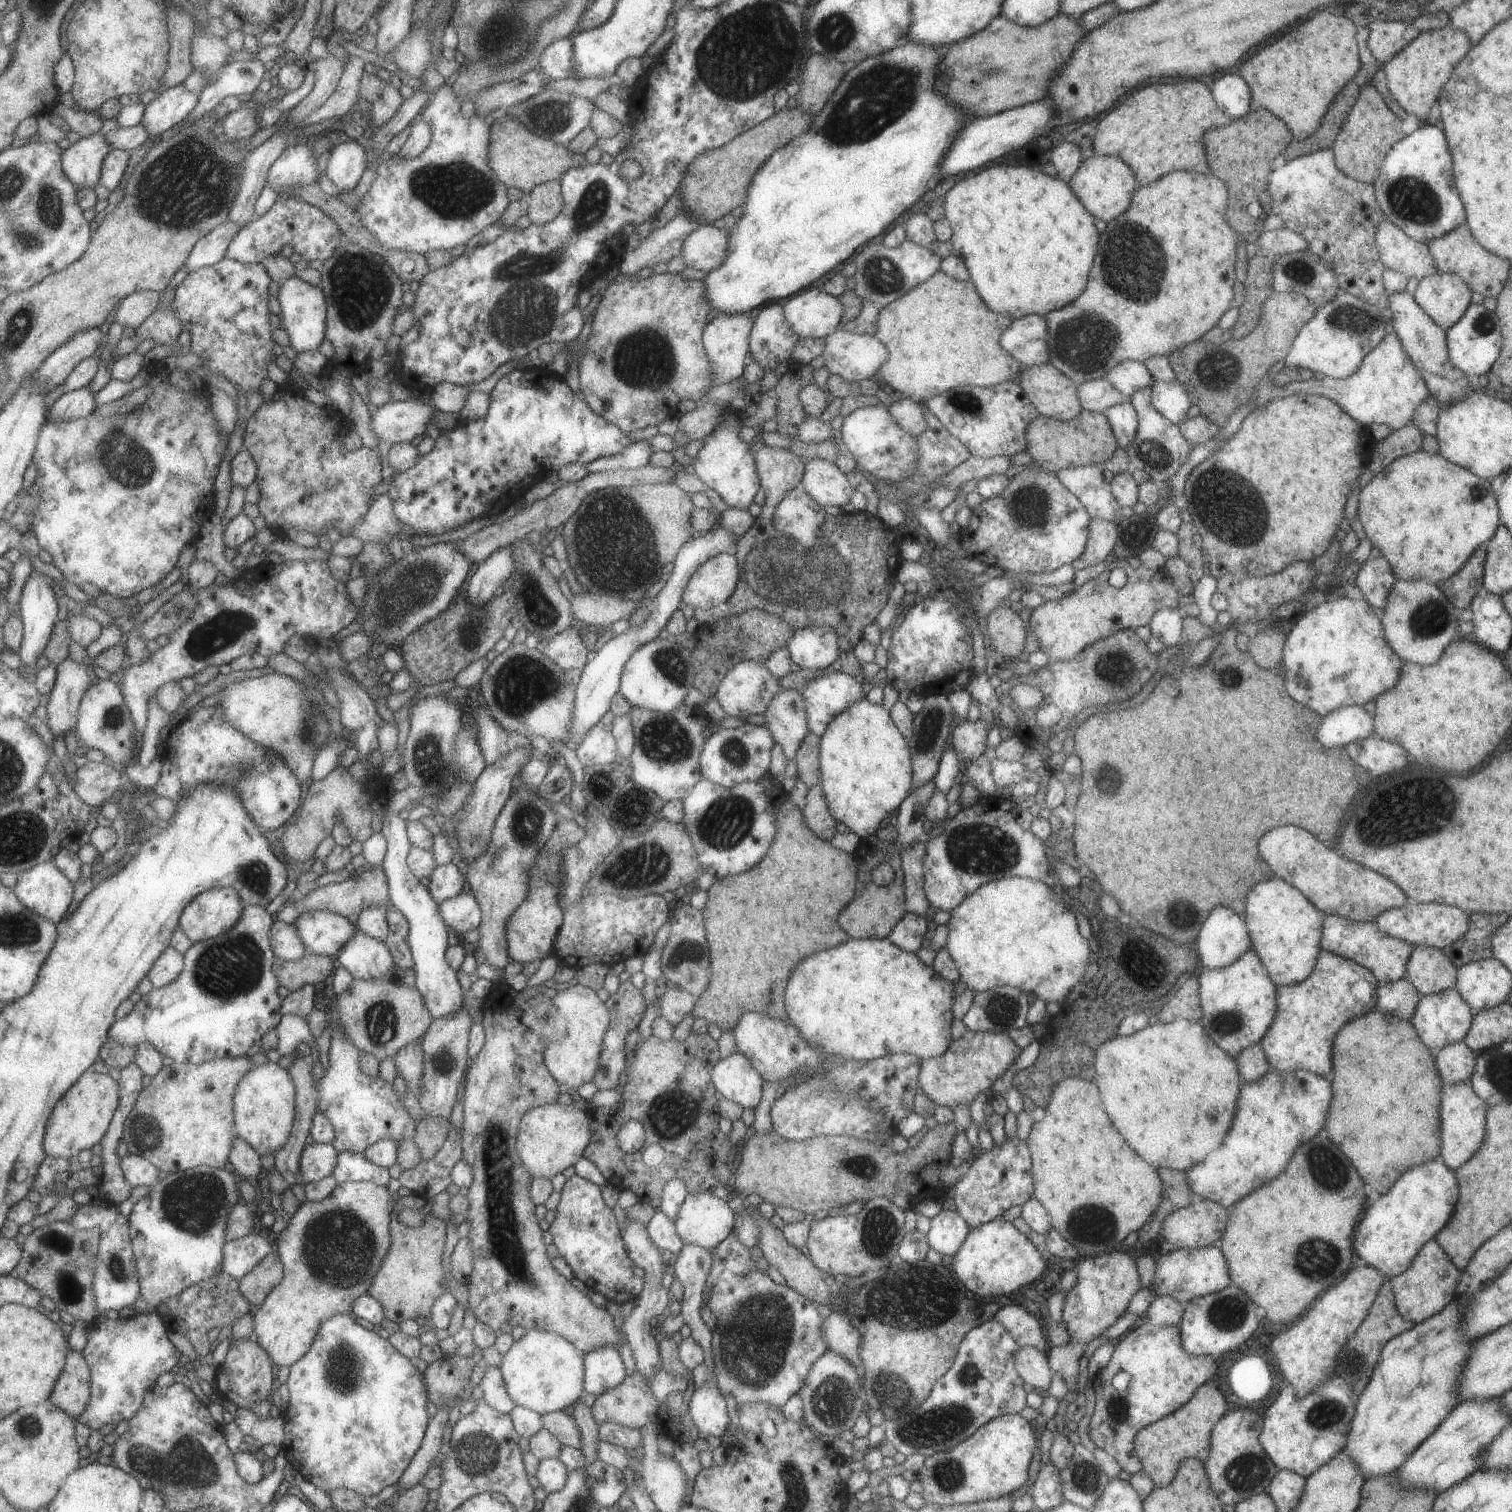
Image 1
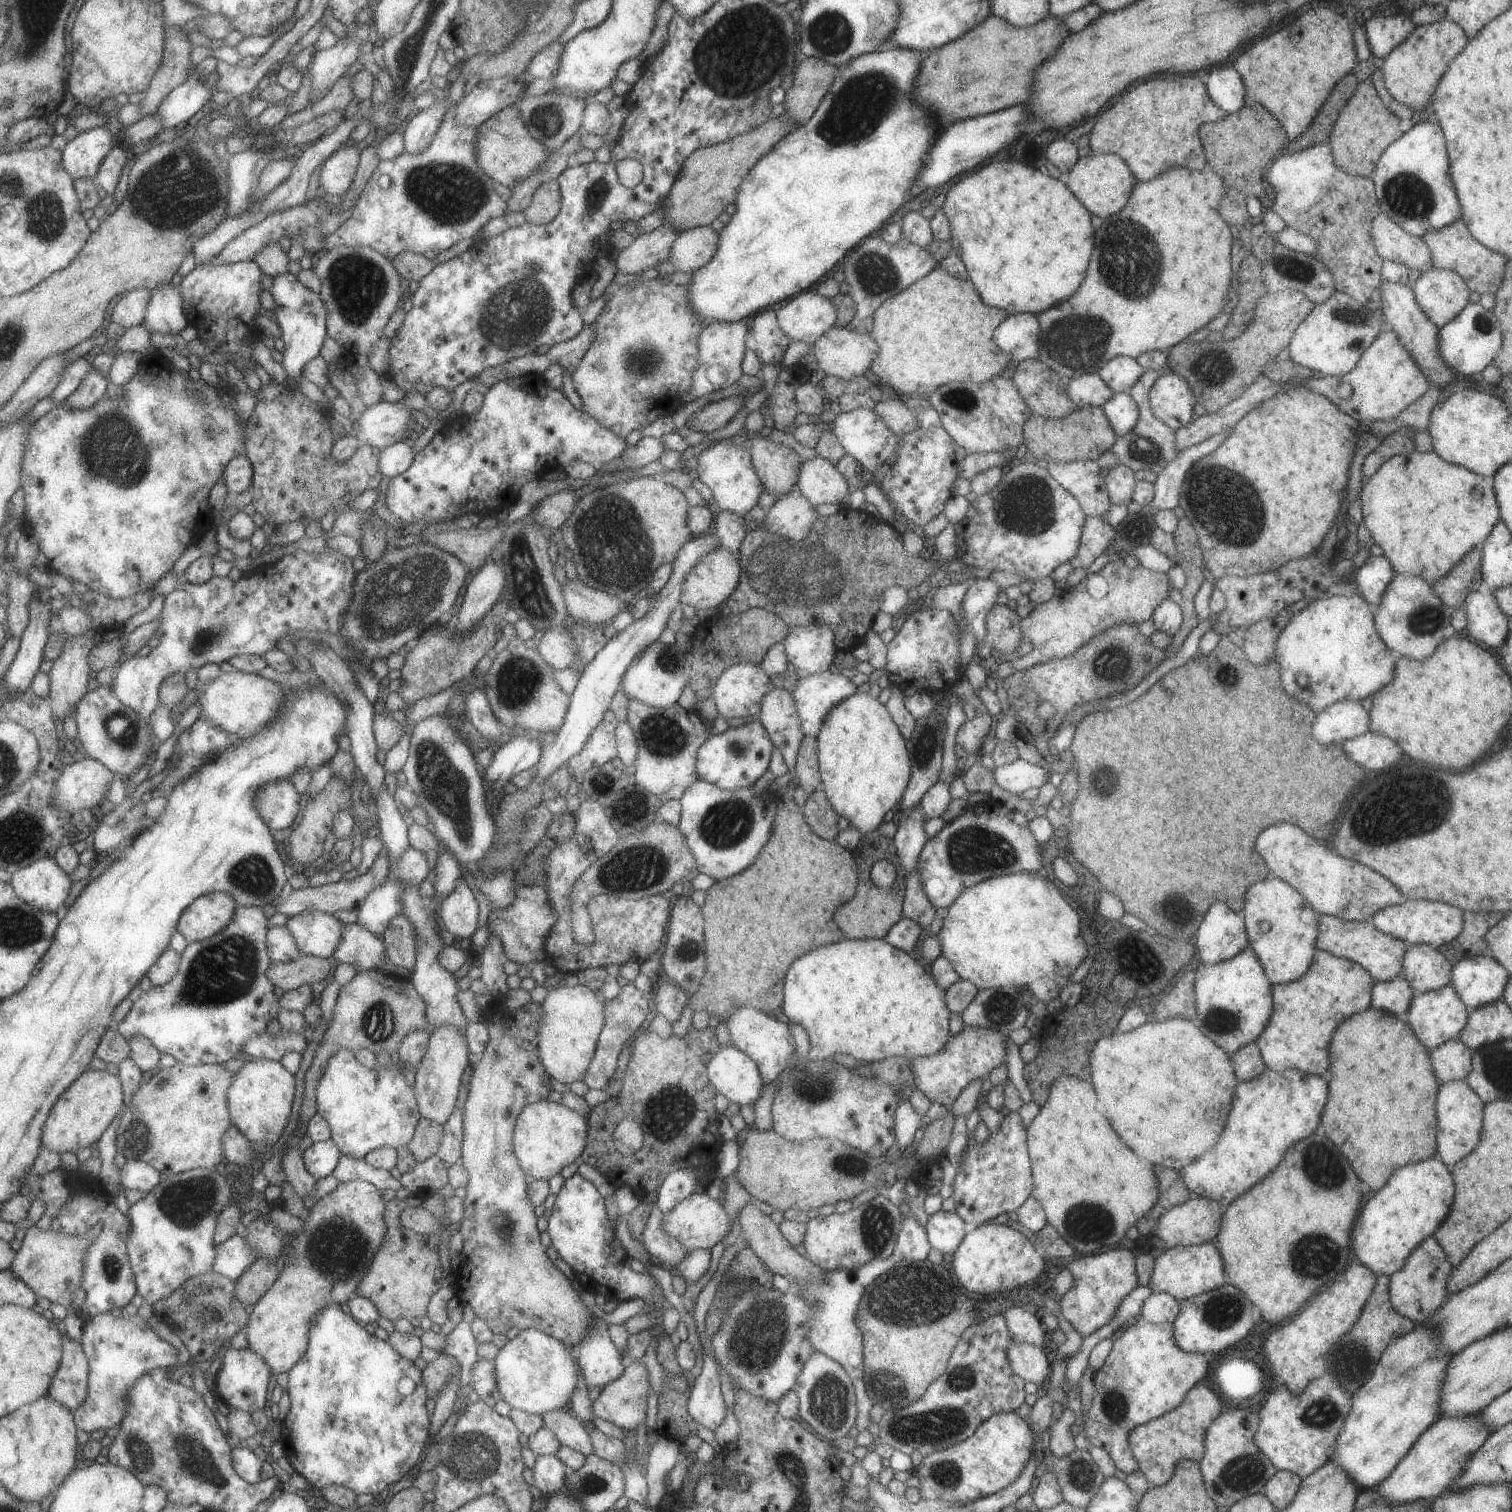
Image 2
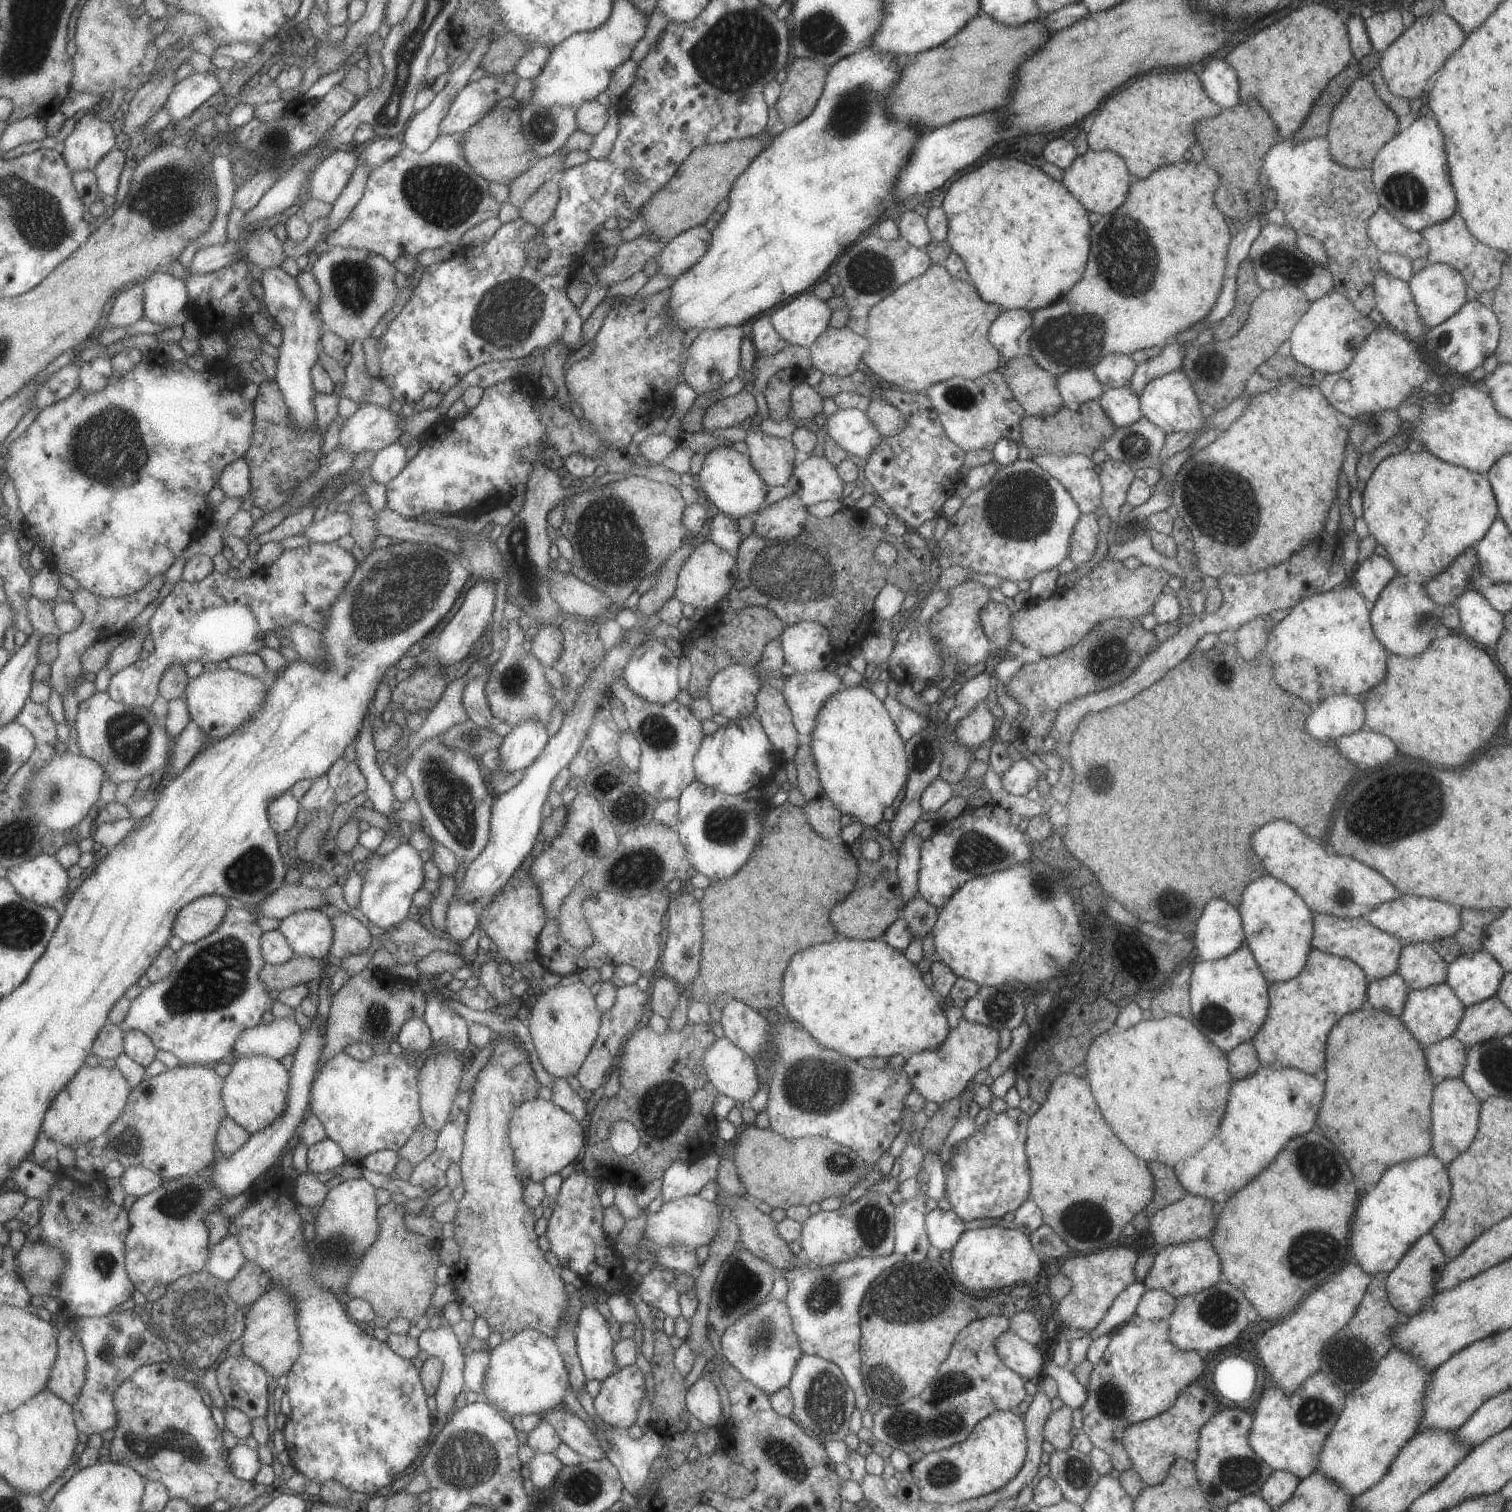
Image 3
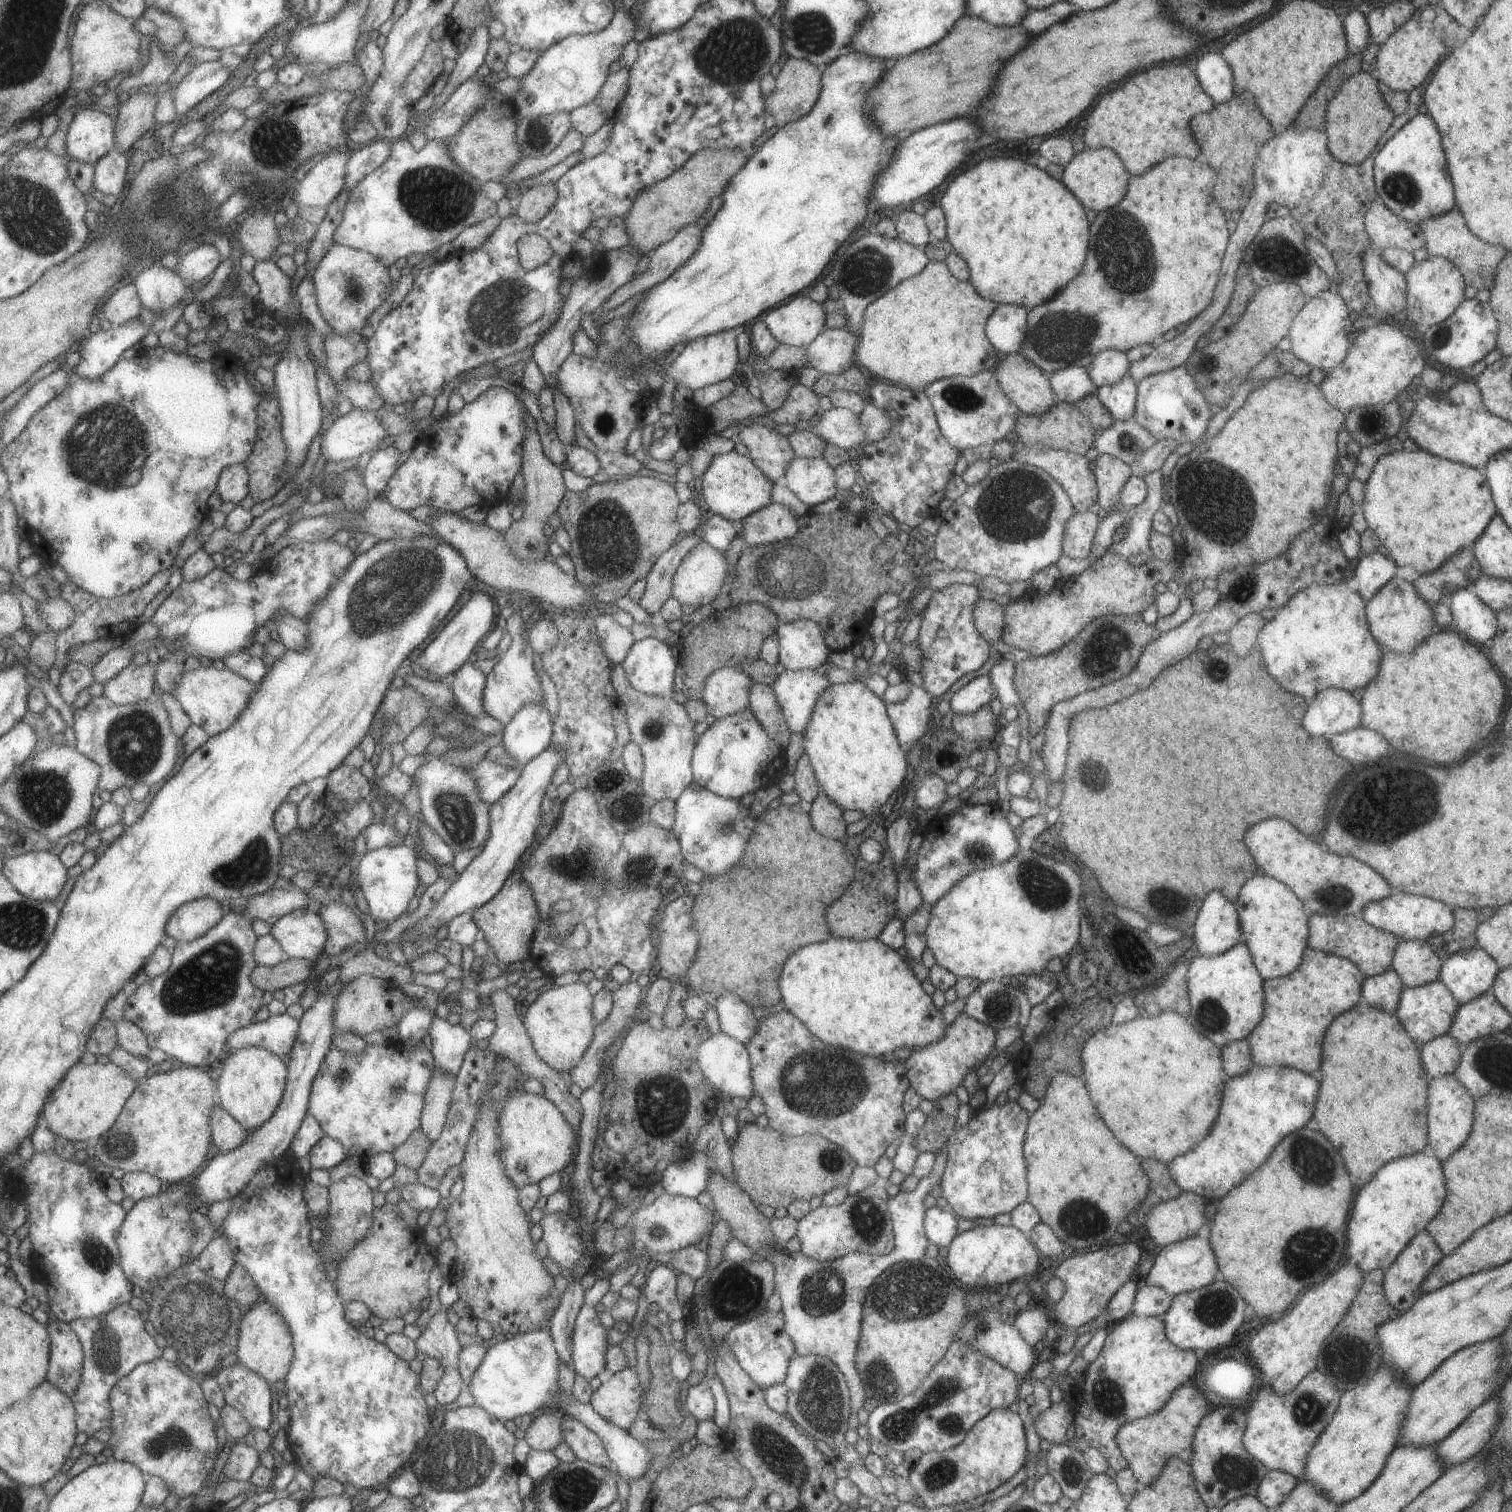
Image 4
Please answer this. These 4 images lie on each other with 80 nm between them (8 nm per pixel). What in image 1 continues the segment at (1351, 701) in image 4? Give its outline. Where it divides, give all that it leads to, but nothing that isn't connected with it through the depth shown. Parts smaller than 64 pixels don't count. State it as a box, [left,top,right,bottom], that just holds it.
[1317,706,1373,747]

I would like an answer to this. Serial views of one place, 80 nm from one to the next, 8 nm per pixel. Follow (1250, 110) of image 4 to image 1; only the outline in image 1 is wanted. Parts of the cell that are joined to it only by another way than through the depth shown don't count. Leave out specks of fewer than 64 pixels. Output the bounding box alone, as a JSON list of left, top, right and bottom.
[1202,110,1293,234]

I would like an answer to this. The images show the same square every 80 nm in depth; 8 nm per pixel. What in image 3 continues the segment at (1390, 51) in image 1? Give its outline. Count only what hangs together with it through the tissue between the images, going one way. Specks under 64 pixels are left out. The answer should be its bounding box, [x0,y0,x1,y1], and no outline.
[1364,8,1414,52]

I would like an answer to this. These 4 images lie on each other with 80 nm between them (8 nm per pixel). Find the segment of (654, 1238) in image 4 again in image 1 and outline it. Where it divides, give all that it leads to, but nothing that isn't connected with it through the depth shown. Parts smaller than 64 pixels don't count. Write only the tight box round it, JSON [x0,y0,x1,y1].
[672,1190,734,1249]

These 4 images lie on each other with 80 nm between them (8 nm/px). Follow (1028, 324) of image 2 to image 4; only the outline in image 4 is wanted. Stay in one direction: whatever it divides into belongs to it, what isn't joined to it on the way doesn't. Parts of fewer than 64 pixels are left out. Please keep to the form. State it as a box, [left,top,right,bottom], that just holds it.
[984,304,1027,357]

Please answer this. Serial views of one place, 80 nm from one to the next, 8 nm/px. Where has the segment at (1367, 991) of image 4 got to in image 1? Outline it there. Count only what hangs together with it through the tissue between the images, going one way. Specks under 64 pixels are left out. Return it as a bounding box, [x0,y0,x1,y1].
[1375,978,1420,1021]

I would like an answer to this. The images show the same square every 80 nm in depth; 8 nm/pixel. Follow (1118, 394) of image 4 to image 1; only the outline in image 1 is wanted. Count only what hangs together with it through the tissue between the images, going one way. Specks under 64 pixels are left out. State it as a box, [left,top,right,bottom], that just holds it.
[1102,401,1138,449]

